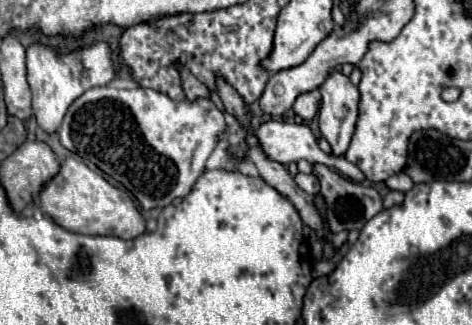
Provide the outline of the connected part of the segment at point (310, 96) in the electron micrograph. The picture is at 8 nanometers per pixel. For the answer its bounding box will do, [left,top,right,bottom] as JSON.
[293,91,319,121]

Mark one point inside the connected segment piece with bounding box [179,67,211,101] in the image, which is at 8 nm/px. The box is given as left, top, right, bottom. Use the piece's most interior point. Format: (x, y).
(194, 89)

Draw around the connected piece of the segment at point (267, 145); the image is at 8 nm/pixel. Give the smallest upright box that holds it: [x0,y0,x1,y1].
[255,119,329,165]

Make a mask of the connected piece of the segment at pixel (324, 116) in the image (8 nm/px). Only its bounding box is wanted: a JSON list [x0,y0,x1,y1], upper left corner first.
[319,69,359,155]

